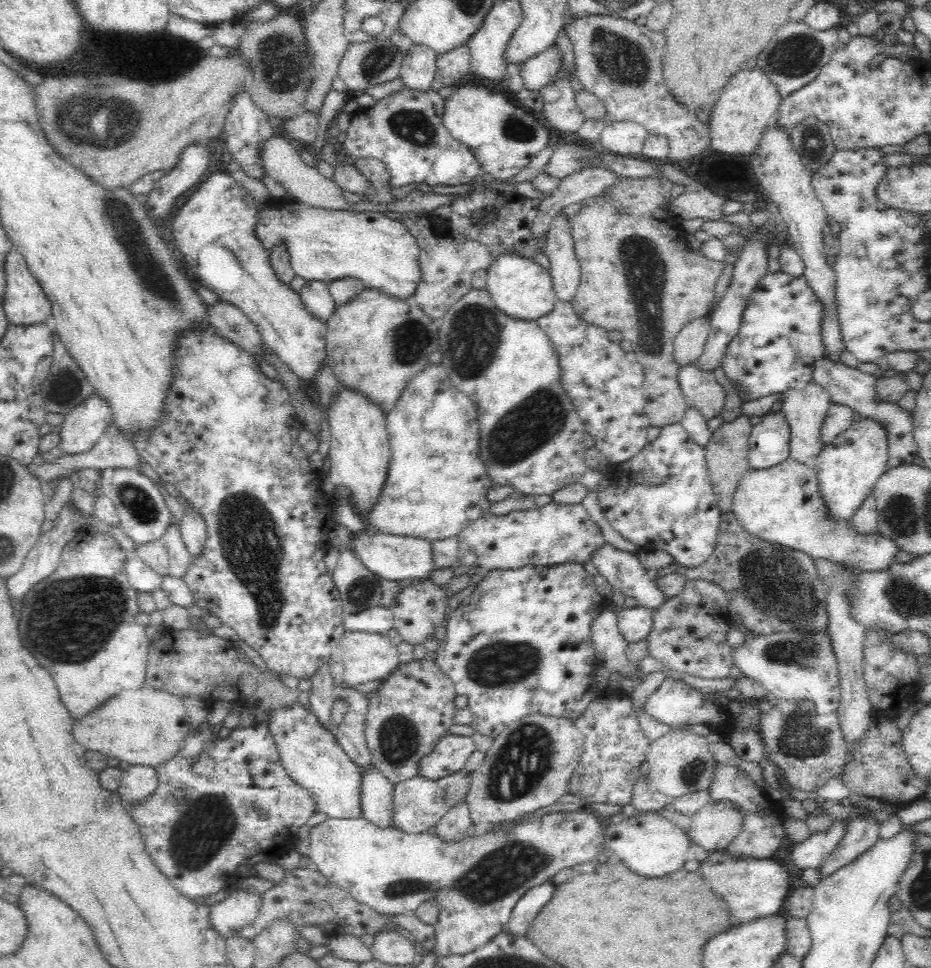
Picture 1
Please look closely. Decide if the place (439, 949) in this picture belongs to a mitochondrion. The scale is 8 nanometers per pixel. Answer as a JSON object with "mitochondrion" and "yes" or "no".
{"mitochondrion":"no"}

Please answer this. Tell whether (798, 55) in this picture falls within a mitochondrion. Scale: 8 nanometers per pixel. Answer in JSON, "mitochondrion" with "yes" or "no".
{"mitochondrion":"yes"}

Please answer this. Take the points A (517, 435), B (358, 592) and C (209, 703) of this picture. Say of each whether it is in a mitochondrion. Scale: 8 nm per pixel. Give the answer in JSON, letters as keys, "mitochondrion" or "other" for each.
{"A":"mitochondrion","B":"mitochondrion","C":"other"}

